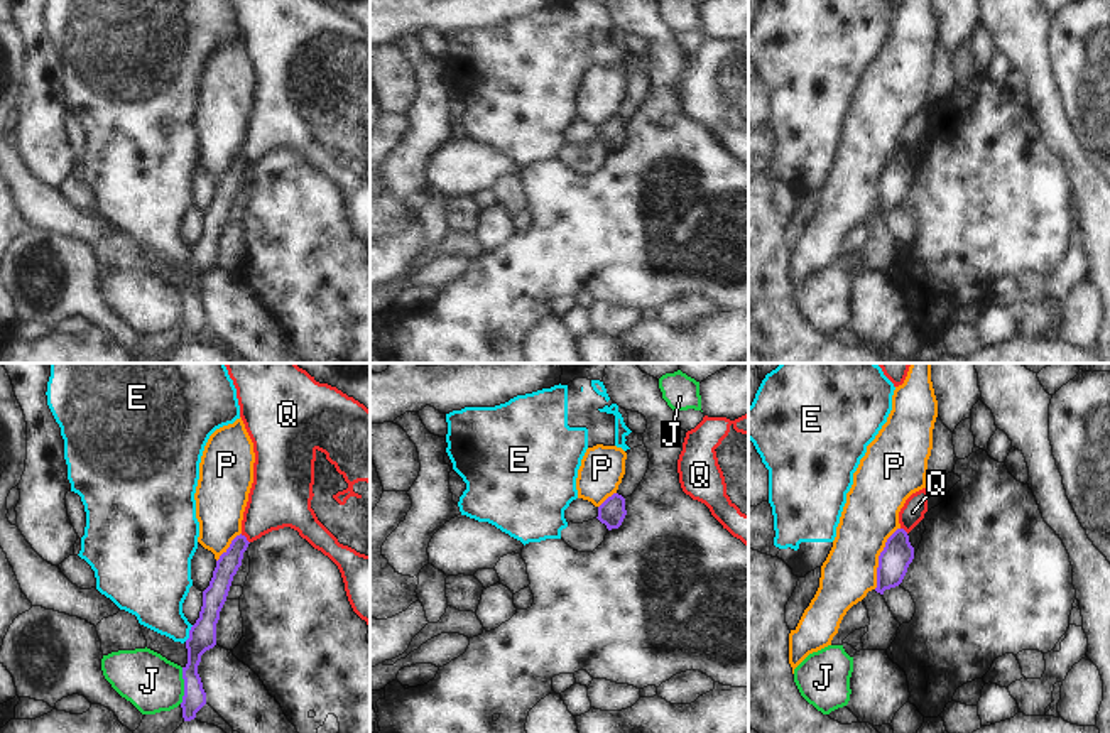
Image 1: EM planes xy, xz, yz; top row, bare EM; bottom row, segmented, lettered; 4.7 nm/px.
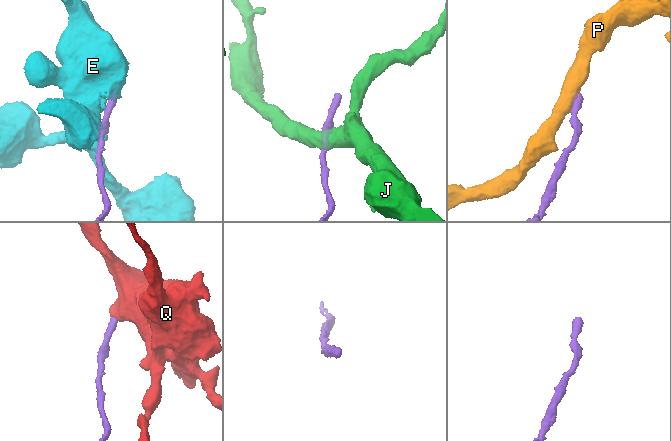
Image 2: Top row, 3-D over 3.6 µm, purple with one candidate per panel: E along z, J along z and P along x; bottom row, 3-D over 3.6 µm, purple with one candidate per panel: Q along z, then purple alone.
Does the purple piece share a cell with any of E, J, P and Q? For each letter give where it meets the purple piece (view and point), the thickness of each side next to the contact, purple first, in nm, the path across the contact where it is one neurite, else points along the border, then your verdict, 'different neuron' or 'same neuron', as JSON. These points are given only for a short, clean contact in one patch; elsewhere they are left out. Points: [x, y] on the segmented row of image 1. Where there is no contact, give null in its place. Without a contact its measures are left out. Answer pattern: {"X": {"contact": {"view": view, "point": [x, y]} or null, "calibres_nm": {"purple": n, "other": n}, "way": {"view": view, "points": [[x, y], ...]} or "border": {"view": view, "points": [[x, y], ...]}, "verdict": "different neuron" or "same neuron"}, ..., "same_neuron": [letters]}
{"E": {"contact": {"view": "xy", "point": [190, 634]}, "calibres_nm": {"purple": 130, "other": 280}, "border": {"view": "xy", "points": [[193, 625], [184, 640]]}, "verdict": "different neuron"}, "J": {"contact": {"view": "xy", "point": [184, 686]}, "calibres_nm": {"purple": 130, "other": 280}, "border": {"view": "xy", "points": [[183, 667], [183, 700], [179, 703]]}, "verdict": "different neuron"}, "P": {"contact": {"view": "yz", "point": [879, 558]}, "calibres_nm": {"purple": 150, "other": 280}, "border": {"view": "yz", "points": [[899, 527], [887, 539], [879, 556], [877, 585], [874, 588]]}, "verdict": "different neuron"}, "Q": {"contact": {"view": "xy", "point": [245, 537]}, "calibres_nm": {"purple": 110, "other": 280}, "border": {"view": "xy", "points": [[240, 534], [249, 542]]}, "verdict": "different neuron"}, "same_neuron": []}

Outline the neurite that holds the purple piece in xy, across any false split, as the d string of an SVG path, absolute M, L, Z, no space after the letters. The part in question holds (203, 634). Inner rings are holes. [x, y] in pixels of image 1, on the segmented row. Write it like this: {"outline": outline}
{"outline": "M242 534L231 540L230 547L216 561L209 586L203 591L199 618L191 627L189 638L186 640L188 664L182 667L184 696L181 703L184 721L194 719L196 713L206 704L206 692L198 674L198 665L201 655L216 645L220 611L248 544Z"}

